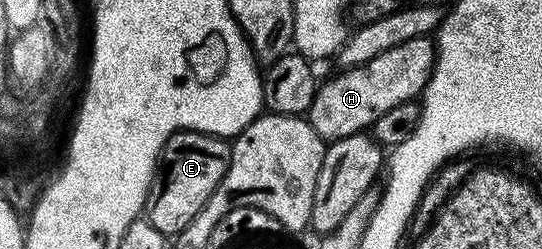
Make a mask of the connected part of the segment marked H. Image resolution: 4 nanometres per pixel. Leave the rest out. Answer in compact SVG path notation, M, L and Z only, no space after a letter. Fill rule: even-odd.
M431 36L398 43L398 47L382 51L378 59L370 59L370 63L362 63L353 69L344 69L325 85L323 82L314 95L314 103L310 103L306 120L326 143L371 130L375 121L386 111L398 104L416 101L423 94L434 66L436 43Z

